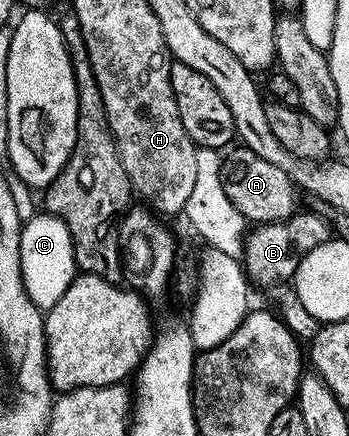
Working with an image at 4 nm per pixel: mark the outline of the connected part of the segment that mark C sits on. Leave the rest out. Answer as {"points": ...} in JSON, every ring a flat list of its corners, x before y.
{"points":[[42,211,23,224,20,243,21,279,26,294,38,309,49,309,60,305,68,287,78,275,75,263,74,240,67,224,58,216]]}

